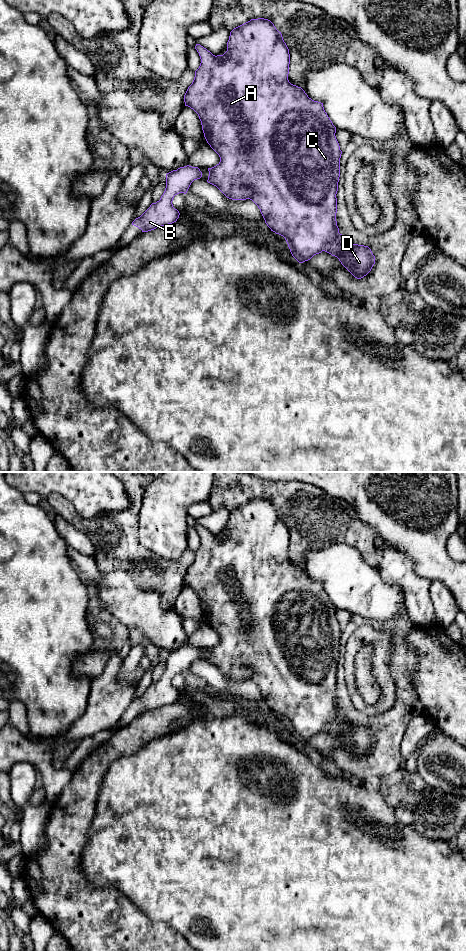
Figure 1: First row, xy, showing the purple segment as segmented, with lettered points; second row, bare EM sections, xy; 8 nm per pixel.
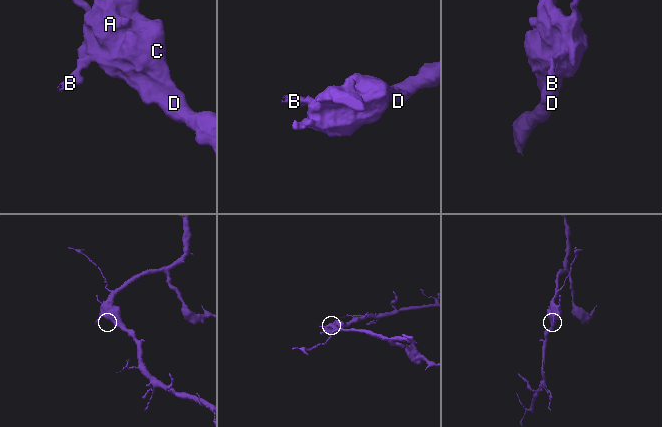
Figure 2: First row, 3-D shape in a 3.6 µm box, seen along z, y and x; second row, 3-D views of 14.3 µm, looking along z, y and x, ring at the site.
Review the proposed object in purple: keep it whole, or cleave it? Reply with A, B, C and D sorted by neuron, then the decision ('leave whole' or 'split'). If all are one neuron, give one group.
A B C D; leave whole

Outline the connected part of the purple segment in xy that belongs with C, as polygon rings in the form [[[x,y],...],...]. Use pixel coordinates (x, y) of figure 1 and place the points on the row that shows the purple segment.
[[[264,18],[251,19],[250,21],[234,28],[230,32],[227,42],[227,51],[223,55],[213,55],[200,44],[196,44],[195,49],[199,53],[201,63],[195,71],[192,84],[188,87],[185,95],[185,106],[193,109],[201,121],[204,137],[210,147],[219,155],[220,162],[208,168],[209,176],[207,182],[216,186],[227,198],[232,200],[252,200],[260,209],[260,212],[267,226],[271,231],[283,236],[288,244],[292,256],[303,263],[310,260],[314,255],[325,251],[339,259],[341,264],[357,279],[366,276],[375,264],[375,256],[368,246],[353,244],[343,238],[339,233],[336,221],[338,182],[340,177],[340,158],[342,151],[336,139],[336,127],[324,110],[323,103],[314,101],[308,97],[305,91],[288,80],[290,54],[286,43],[283,40],[274,24]]]

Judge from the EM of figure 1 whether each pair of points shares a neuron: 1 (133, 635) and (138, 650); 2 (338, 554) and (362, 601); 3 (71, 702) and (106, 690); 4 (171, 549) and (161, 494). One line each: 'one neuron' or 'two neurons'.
1: two neurons
2: one neuron
3: two neurons
4: one neuron

